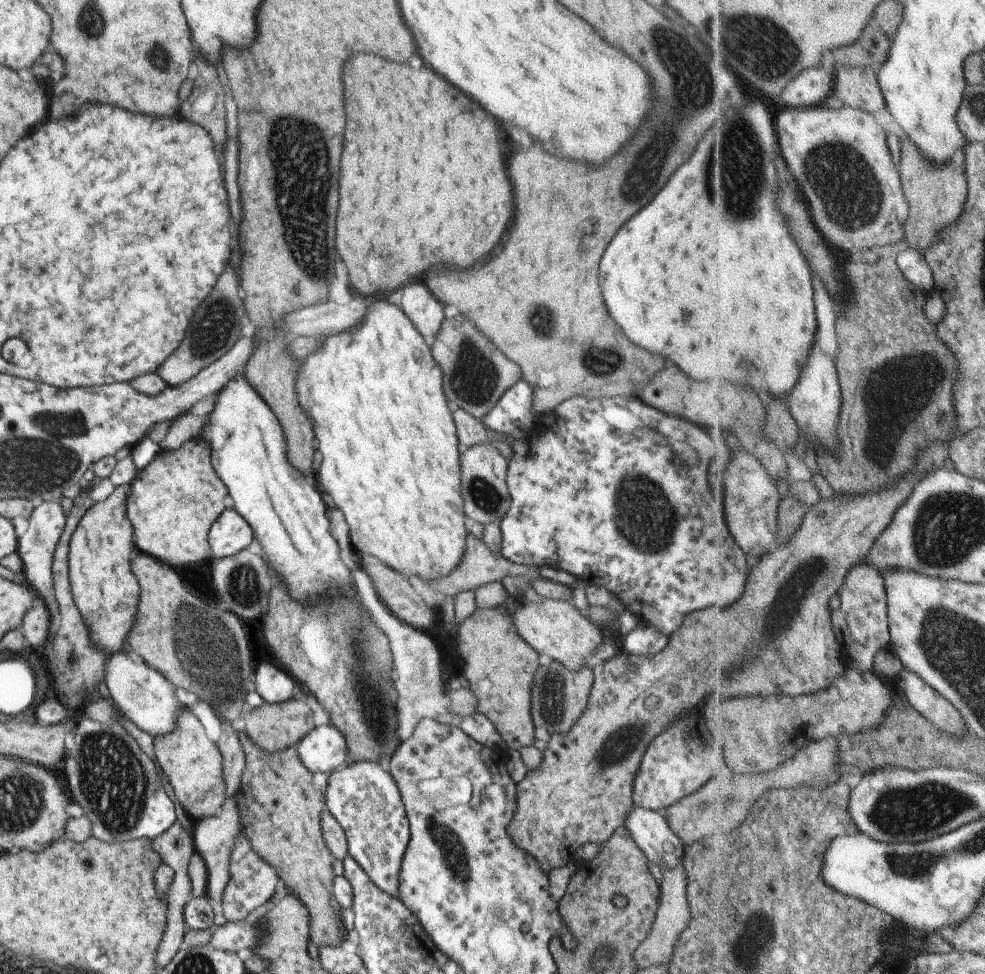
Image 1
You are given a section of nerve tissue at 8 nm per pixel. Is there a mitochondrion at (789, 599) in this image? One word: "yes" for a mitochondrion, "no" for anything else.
yes

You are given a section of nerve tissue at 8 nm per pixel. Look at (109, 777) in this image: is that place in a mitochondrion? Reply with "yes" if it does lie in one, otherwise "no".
yes

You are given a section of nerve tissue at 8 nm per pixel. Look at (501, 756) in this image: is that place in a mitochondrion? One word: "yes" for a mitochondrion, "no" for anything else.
no

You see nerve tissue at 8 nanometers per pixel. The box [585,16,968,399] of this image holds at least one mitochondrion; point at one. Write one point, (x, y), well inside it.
(685, 64)

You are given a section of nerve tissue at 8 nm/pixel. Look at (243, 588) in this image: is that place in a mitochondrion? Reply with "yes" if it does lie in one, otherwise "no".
yes

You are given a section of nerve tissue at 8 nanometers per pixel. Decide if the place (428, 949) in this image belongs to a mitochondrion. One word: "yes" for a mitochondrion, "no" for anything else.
no

